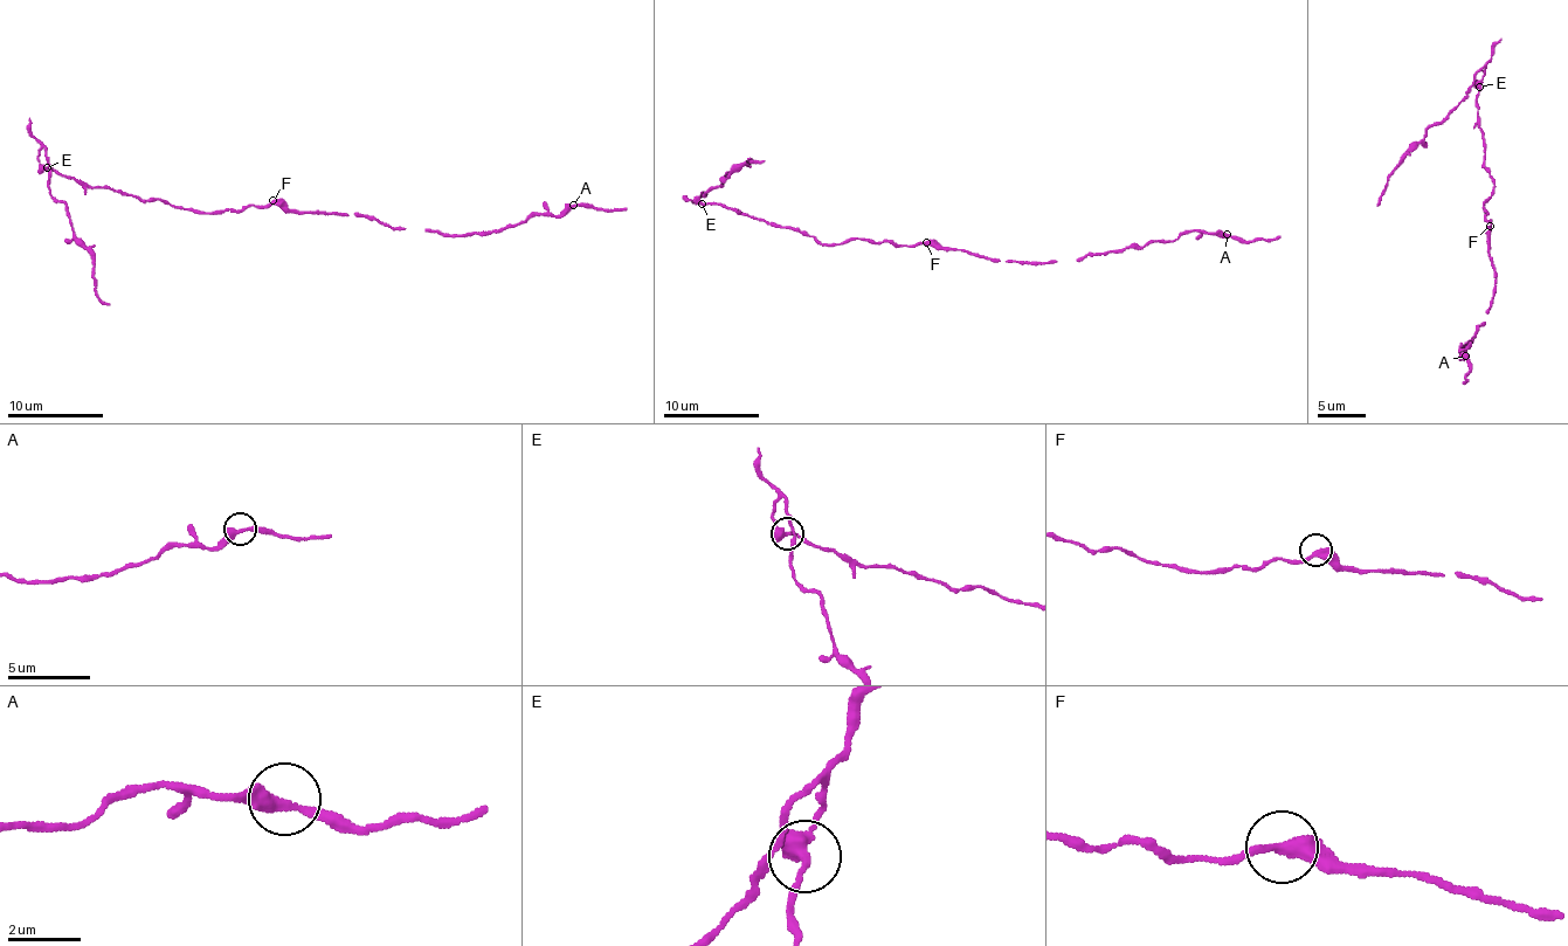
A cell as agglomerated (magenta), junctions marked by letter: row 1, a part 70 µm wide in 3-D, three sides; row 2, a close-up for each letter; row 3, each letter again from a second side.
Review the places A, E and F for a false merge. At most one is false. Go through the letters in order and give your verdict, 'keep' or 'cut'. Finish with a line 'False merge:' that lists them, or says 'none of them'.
A: keep
E: cut
F: keep
False merge: E

